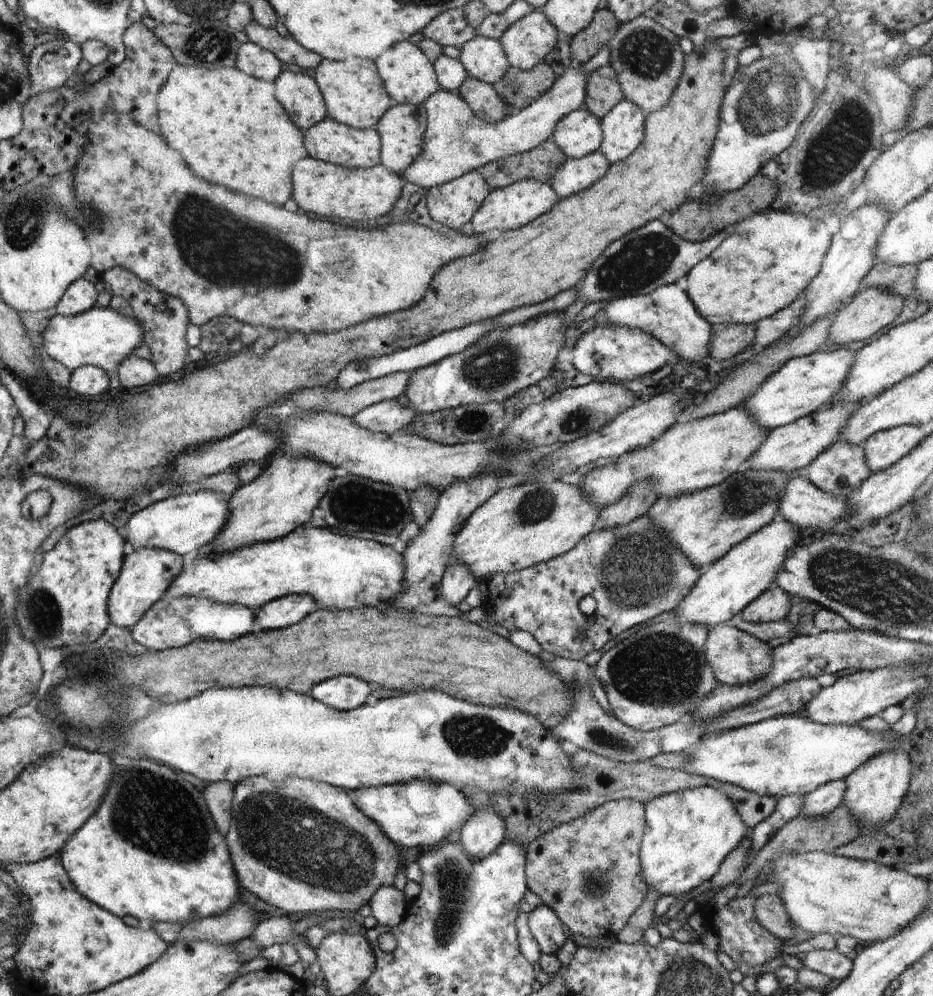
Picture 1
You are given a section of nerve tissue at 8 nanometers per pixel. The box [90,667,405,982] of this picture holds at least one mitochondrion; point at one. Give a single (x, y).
(298, 841)

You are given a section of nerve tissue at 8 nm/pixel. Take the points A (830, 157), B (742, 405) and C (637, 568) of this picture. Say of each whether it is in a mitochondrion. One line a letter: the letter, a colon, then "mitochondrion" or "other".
A: mitochondrion
B: other
C: mitochondrion

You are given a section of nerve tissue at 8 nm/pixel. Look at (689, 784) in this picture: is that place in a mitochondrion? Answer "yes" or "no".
no

